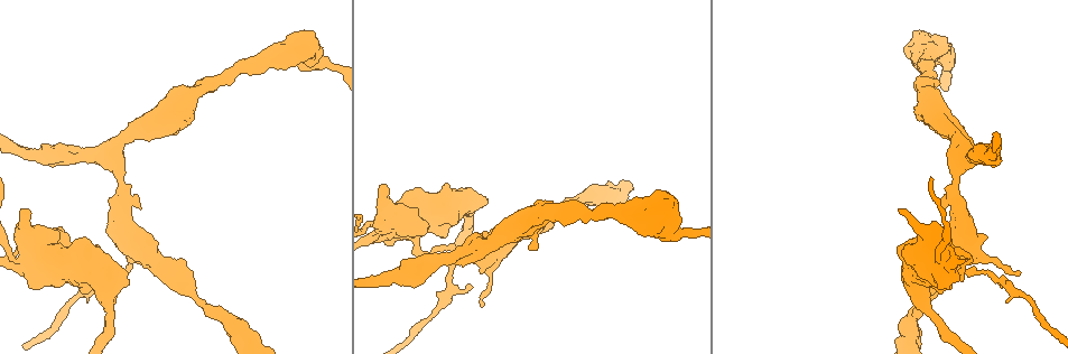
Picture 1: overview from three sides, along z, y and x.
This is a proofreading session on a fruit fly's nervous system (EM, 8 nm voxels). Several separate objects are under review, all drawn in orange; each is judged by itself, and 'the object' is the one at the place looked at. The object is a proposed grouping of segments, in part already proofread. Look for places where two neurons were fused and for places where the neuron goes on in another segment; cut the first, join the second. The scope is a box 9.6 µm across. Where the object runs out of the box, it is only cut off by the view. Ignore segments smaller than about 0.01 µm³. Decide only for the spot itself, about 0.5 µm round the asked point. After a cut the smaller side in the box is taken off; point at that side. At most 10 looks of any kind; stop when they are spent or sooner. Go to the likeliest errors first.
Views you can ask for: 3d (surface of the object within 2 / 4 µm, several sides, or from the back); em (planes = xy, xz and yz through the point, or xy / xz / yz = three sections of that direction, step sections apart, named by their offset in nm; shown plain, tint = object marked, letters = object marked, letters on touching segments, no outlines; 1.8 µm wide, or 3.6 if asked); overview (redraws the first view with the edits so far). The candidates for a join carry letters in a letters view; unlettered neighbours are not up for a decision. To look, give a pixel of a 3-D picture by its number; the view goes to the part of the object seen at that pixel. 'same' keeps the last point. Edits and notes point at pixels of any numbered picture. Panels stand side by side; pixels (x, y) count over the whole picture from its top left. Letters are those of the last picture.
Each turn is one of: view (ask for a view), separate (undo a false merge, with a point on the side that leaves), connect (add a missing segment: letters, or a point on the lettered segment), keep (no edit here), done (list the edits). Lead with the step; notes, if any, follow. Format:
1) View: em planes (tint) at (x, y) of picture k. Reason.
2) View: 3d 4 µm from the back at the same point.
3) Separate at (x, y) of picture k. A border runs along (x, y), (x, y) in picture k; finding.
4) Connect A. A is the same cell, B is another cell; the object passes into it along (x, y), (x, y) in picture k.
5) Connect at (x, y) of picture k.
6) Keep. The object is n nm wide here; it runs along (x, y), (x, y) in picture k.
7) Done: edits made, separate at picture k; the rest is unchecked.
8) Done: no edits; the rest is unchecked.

View: 3d 4 µm from the back at (667, 219) of picture 1. Thick turns thin.

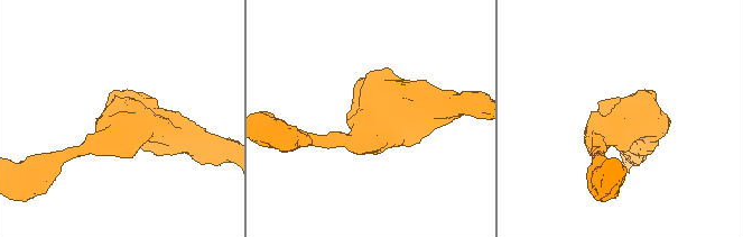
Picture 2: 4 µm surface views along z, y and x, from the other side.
View: em 3.6 µm planes (letters) at (124, 129) of picture 2.

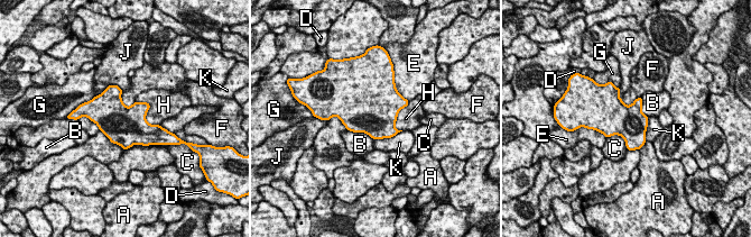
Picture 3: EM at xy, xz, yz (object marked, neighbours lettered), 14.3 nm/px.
Keep. The longest contact is with H, 500 nm; A, B, C, D, E, F, G, H, J and K are other cells; a border runs along (121, 90), (121, 101), (130, 107) in picture 3; continuous, no second neuron.

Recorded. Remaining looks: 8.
View: em xz step 16 (plain) at (475, 244) of picture 1. Three arms meet.

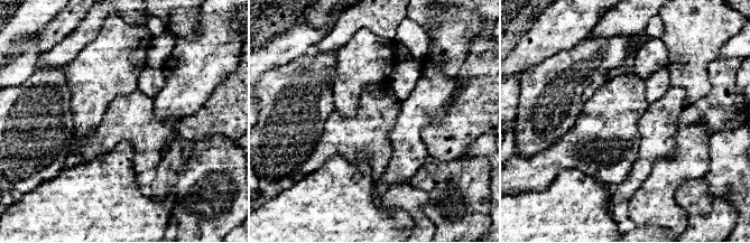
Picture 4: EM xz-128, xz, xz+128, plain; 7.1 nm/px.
View: em xz step 16 (tint) at the same point. With the object marked.

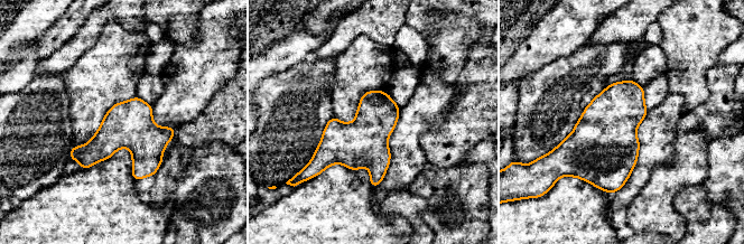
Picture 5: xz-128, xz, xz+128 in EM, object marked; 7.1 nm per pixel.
View: em xz step 16 (letters) at the same point.

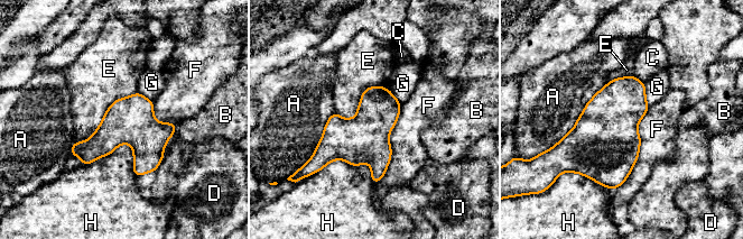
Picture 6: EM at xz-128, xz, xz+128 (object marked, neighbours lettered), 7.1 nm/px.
Keep. A, B, C, D, E, F, G and H are other cells; a border runs along (649, 107), (639, 157), (612, 190) in picture 6; all the same neuron.

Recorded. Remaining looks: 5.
View: em 3.6 µm planes (plain) at (428, 210) of picture 1. Abrupt turn.

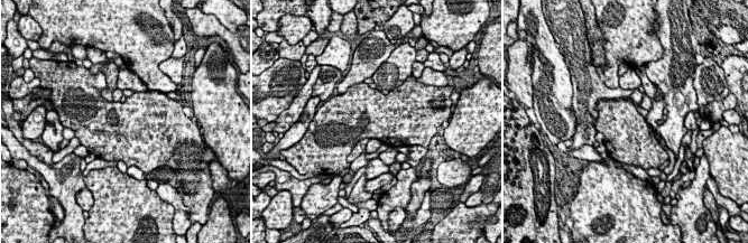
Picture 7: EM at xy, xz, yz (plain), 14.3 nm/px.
View: em 3.6 µm planes (letters) at the same point.

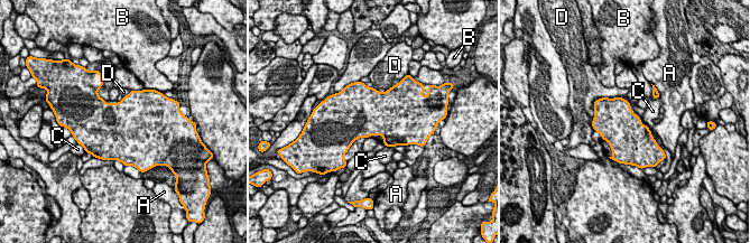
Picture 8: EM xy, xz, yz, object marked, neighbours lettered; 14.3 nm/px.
Keep. The longest contact is with D, 180 nm; A, B, C and D are other cells; one neuron here.

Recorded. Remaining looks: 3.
View: em planes (plain) at (386, 185) of picture 1. An open end.

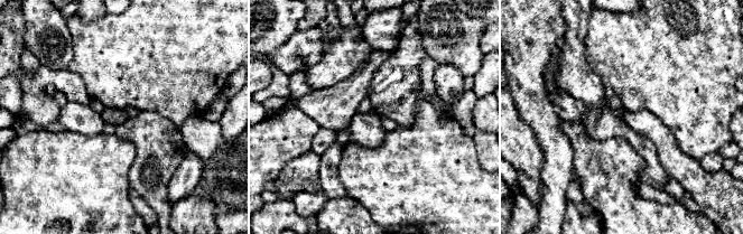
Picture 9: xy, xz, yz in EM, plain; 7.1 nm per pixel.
View: em planes (letters) at the same point. See the neighbours.

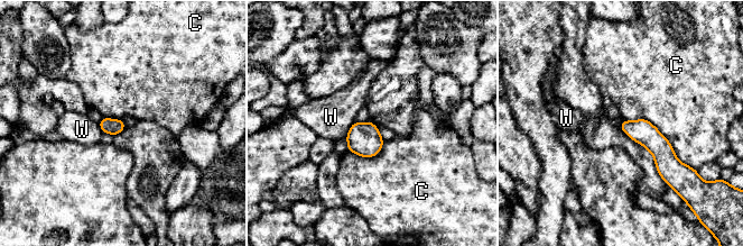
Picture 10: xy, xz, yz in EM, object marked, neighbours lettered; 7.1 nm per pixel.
Keep. C and W are other cells; a border runs along (622, 119), (647, 119), (690, 166) in picture 10; none of them fits.

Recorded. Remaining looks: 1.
Done: no edits; the rest is unchecked.

